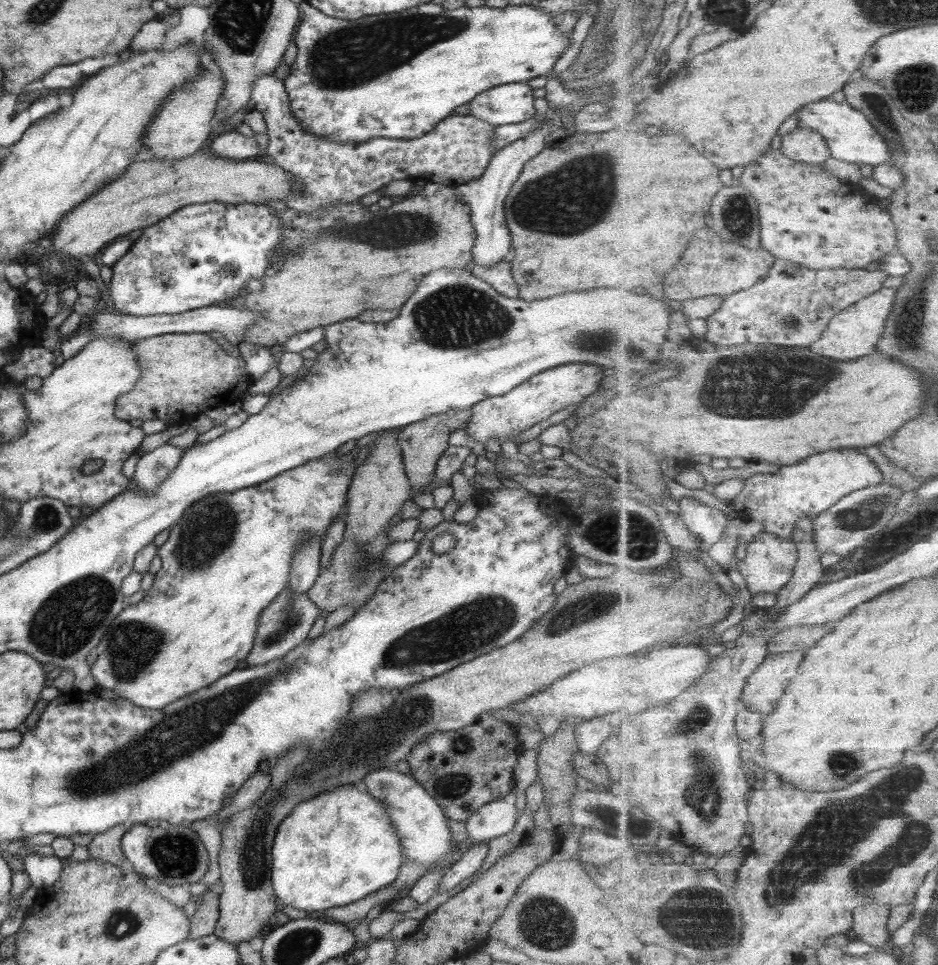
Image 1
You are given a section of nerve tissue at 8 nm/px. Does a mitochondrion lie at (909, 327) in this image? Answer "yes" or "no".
yes

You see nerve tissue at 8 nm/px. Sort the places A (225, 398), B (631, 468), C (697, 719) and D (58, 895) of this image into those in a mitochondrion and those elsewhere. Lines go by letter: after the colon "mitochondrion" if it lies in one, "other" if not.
A: other
B: other
C: mitochondrion
D: other

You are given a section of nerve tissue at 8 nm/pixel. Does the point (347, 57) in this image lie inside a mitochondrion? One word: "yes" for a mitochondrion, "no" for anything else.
yes

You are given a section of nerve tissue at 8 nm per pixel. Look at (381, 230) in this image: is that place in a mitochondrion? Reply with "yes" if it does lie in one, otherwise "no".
yes

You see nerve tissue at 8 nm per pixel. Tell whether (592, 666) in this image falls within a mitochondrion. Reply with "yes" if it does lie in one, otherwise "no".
no

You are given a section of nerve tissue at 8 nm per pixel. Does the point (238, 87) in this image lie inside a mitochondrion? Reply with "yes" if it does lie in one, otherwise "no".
no

